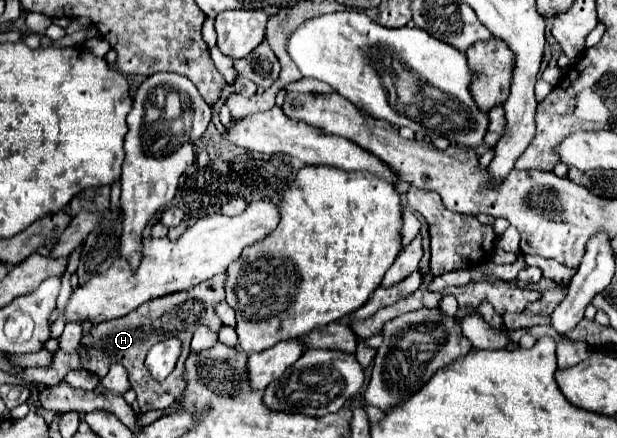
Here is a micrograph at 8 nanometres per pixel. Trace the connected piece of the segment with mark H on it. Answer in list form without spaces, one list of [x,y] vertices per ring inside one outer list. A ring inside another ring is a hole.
[[[218,274],[212,280],[194,286],[192,290],[182,290],[182,292],[176,292],[176,294],[166,294],[166,296],[160,296],[160,298],[152,298],[152,300],[144,302],[142,306],[138,306],[136,310],[132,310],[130,314],[126,314],[122,318],[100,322],[90,332],[90,336],[84,338],[84,342],[90,348],[90,360],[88,362],[80,362],[78,356],[66,354],[58,348],[54,352],[52,368],[26,368],[26,372],[18,378],[22,378],[24,382],[44,382],[48,386],[56,386],[64,380],[68,370],[88,370],[88,372],[96,374],[98,378],[104,378],[108,368],[114,362],[120,362],[128,372],[130,386],[136,392],[136,400],[138,400],[142,412],[168,408],[184,390],[184,362],[186,362],[188,352],[190,352],[192,334],[200,326],[206,326],[212,332],[220,332],[220,328],[222,328],[222,320],[216,314],[216,304],[224,300],[224,278],[226,278],[226,274]],[[170,336],[176,336],[176,338],[182,340],[182,356],[178,358],[178,364],[176,364],[174,372],[164,382],[158,382],[158,380],[152,380],[152,376],[144,368],[144,358],[154,344],[158,344],[158,342],[162,342],[164,338],[170,338]]]

